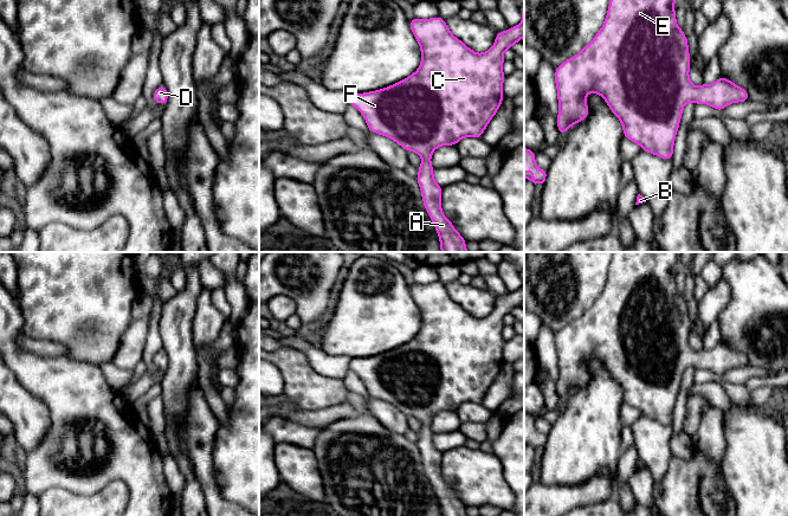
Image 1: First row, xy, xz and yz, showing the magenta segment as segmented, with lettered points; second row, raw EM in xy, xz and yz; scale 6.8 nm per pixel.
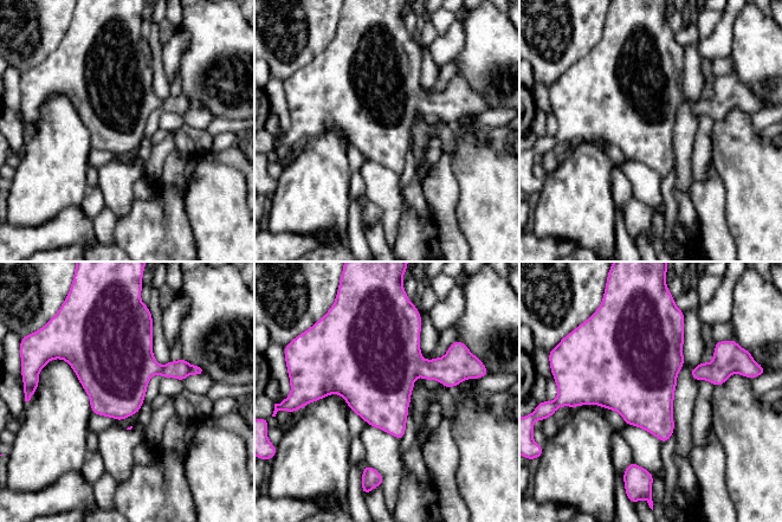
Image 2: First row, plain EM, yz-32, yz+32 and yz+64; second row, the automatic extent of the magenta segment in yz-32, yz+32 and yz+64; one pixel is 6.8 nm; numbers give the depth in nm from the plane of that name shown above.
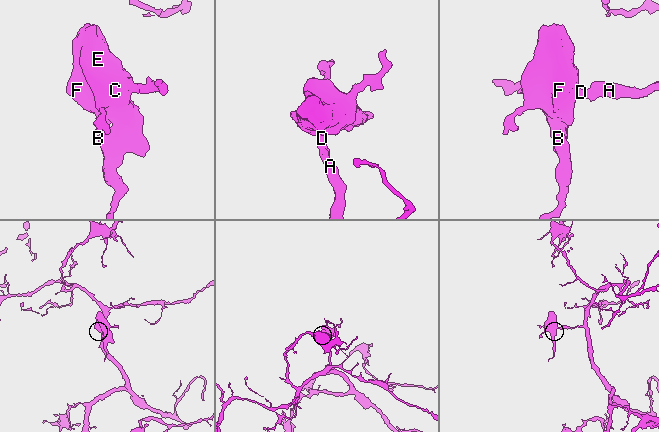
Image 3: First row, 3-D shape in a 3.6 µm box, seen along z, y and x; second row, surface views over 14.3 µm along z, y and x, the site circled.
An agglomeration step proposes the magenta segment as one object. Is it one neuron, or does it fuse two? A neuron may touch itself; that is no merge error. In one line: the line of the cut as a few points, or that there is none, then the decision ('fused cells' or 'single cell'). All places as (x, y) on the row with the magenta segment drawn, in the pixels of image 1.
no cut | single cell

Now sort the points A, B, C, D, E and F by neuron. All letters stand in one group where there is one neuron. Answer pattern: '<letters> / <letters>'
A B C D E F

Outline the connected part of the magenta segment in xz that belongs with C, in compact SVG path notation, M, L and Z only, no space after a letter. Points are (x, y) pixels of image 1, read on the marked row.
M524 7L522 12L522 22L510 27L504 32L497 32L495 44L484 53L477 53L467 47L460 39L456 38L445 19L438 17L429 19L413 18L409 20L409 27L418 40L421 50L421 63L418 70L407 78L376 91L363 93L351 93L348 103L357 109L367 122L367 131L376 133L395 141L407 151L415 151L422 157L418 167L419 174L416 181L421 191L421 198L426 212L428 213L434 228L438 233L441 252L469 252L463 236L454 228L453 224L444 215L441 209L443 188L433 178L434 168L431 163L433 151L441 146L456 146L464 137L480 138L487 124L498 111L504 96L503 53L511 49L524 37Z

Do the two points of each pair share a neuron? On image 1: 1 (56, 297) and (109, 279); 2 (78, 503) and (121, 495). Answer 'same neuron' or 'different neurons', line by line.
1: same neuron
2: same neuron

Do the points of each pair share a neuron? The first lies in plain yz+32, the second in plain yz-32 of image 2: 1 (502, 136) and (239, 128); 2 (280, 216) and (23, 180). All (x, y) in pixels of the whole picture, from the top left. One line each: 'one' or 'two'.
1: two
2: one

